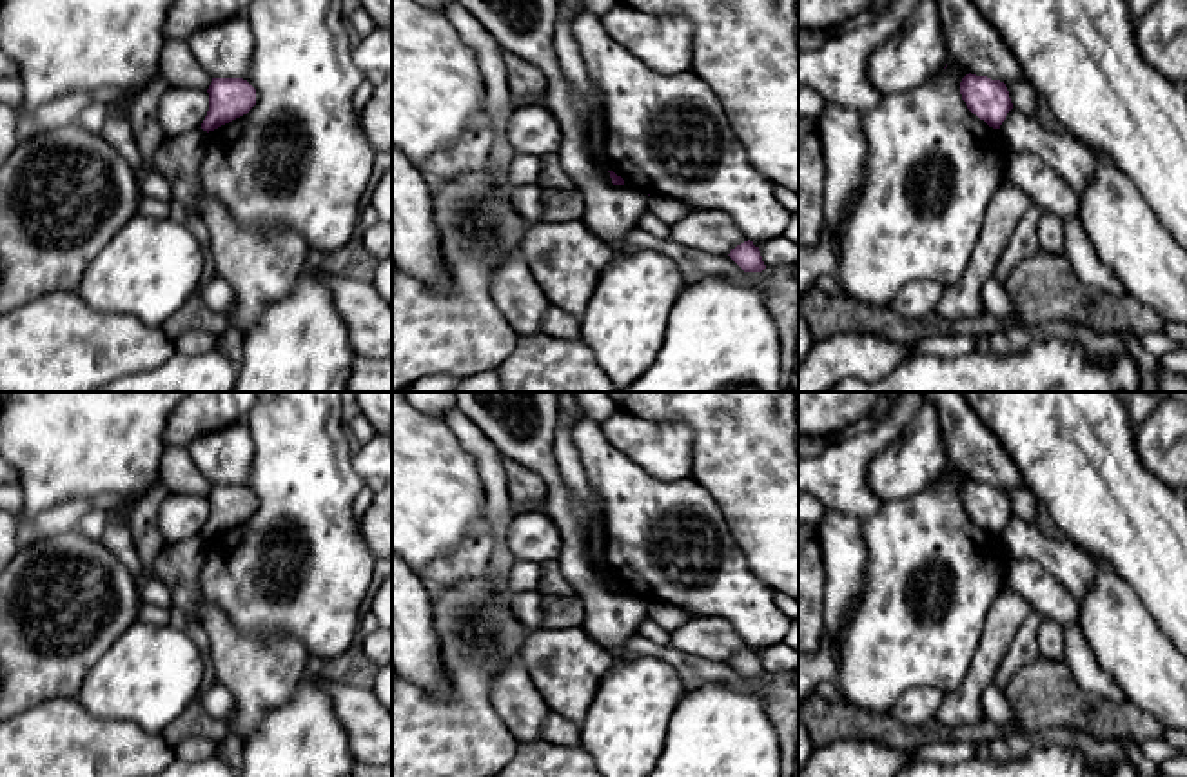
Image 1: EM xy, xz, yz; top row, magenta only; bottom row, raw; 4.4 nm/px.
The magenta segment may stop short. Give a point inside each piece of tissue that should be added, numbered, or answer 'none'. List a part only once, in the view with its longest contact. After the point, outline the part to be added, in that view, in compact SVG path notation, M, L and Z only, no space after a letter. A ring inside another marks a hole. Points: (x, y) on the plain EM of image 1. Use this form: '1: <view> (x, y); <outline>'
none

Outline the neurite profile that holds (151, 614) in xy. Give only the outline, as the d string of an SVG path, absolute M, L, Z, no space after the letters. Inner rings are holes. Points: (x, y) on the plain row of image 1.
M142 603L138 621L149 623L152 626L163 626L169 625L171 614L169 610L158 608L149 603Z

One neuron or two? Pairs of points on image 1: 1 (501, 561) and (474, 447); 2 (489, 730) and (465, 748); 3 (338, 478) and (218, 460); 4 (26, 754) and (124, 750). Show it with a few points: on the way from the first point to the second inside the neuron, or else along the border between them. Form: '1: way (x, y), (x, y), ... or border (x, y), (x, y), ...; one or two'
1: way (500, 532), (494, 476); one
2: way (483, 736), (470, 743); one
3: border (247, 423), (251, 465), (249, 476), (242, 483); two
4: way (49, 754), (100, 754); one

